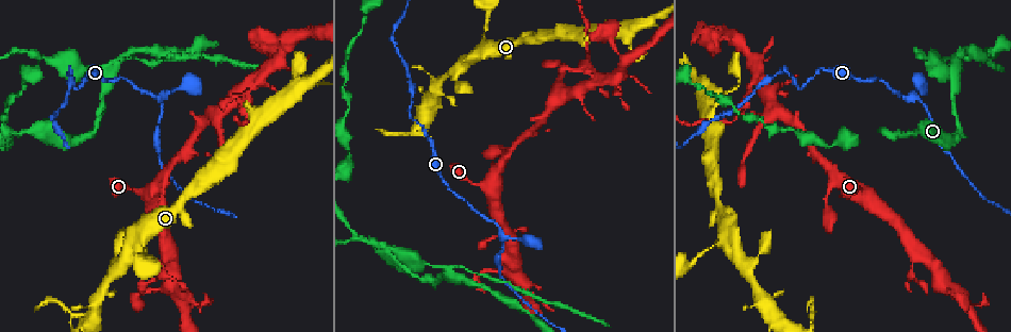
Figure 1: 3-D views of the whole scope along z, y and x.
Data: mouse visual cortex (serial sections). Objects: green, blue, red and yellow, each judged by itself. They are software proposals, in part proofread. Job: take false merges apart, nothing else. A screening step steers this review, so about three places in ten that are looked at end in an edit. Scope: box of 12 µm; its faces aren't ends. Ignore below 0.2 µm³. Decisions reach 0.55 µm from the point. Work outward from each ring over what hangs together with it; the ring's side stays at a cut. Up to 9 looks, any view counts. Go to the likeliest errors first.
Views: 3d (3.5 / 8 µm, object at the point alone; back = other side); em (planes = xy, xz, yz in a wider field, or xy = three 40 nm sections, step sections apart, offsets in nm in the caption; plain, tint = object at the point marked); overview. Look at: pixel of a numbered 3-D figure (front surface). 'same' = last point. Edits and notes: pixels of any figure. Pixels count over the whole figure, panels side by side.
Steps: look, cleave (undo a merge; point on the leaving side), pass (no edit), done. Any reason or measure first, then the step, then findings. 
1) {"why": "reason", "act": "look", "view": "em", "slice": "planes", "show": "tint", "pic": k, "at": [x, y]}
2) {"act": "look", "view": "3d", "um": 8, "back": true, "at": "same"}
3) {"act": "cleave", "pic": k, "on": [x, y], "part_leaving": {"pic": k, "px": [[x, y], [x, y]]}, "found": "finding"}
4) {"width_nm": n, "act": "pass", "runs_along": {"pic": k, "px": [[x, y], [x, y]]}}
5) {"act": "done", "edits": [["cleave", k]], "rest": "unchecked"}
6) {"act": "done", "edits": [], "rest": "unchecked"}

{"why": "small branch off a trunk", "act": "look", "view": "3d", "um": 3.5, "pic": 1, "at": [257, 84]}

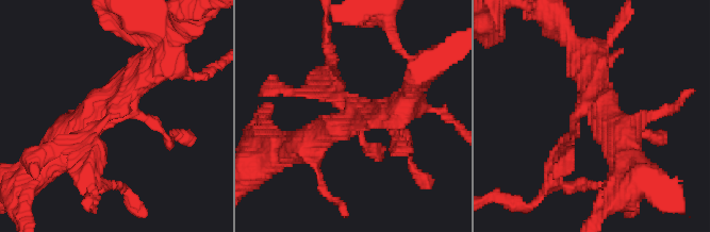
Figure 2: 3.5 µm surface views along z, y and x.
{"why": "now the EM", "act": "look", "view": "em", "slice": "planes", "show": "tint", "pic": 2, "at": [597, 104]}

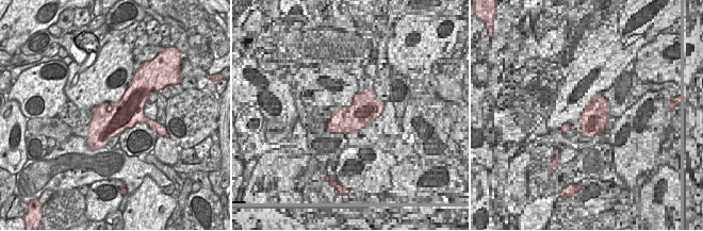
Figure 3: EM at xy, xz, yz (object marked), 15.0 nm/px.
{"why": "another direction", "act": "look", "view": "em", "slice": "xy", "step": 3, "show": "tint", "at": "same"}

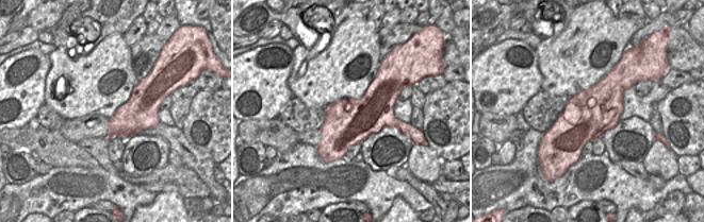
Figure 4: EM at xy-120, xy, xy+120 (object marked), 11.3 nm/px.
{"act": "cleave", "pic": 2, "on": [312, 94], "part_leaving": {"pic": 2, "px": [[341, 95], [324, 76], [327, 51]]}, "found": "a second cell is stuck on"}

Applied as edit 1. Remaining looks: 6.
{"why": "three arms meet", "act": "look", "view": "3d", "um": 8, "pic": 1, "at": [111, 74]}

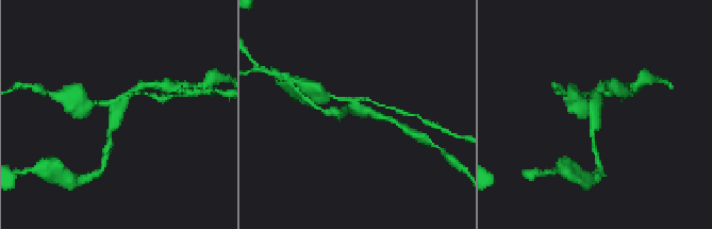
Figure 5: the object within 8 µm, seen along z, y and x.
{"why": "shape alone is not enough", "act": "look", "view": "em", "slice": "xy", "step": 3, "show": "tint", "pic": 5, "at": [593, 110]}

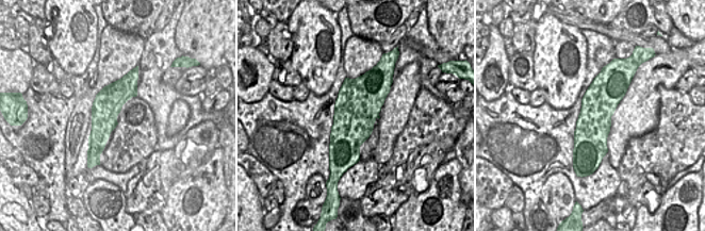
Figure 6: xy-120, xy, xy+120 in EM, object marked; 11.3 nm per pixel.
{"act": "cleave", "pic": 5, "on": [90, 103], "part_leaving": {"pic": 5, "px": [[109, 103], [83, 104], [69, 96]]}, "found": "a second cell is stuck on"}

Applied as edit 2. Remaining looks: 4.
{"act": "look", "view": "overview"}

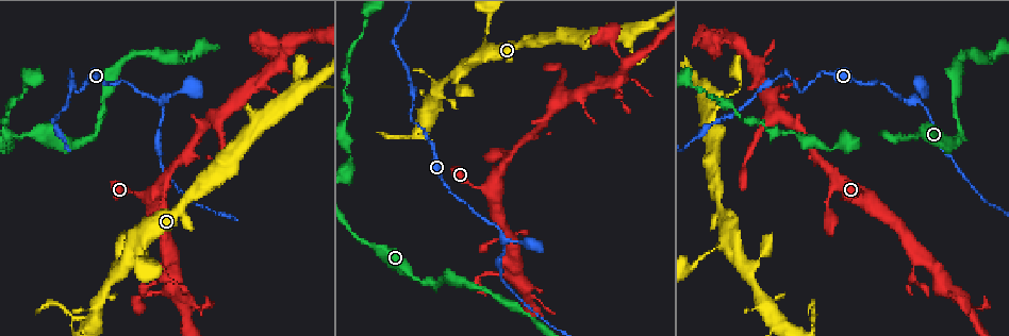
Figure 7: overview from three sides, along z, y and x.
{"act": "look", "view": "3d", "um": 3.5, "pic": 7, "at": [163, 111]}

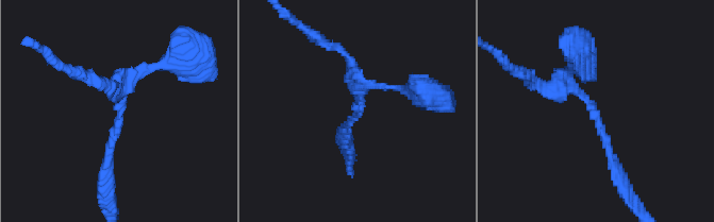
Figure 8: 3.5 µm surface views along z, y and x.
{"arm_widths_nm": [150, 200], "why": "need the tissue", "act": "look", "view": "em", "slice": "xy", "step": 5, "show": "tint", "pic": 8, "at": [594, 117]}

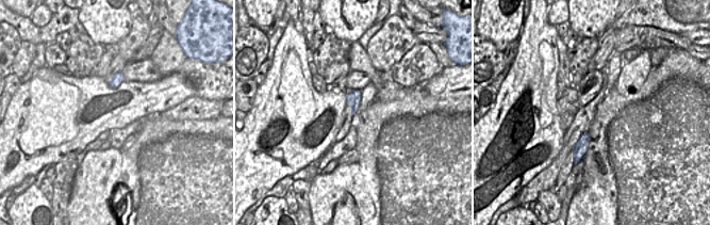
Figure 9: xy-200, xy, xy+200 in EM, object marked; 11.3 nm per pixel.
{"why": "another direction", "act": "look", "view": "em", "slice": "xy", "step": 2, "show": "tint", "at": "same"}

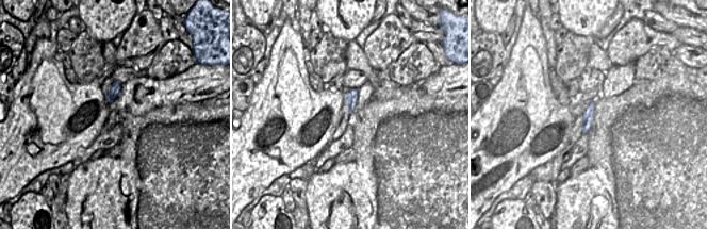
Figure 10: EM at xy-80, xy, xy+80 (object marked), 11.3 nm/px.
{"width_nm": 150, "act": "pass", "runs_along": {"pic": 8, "px": [[544, 88], [585, 98], [620, 180]]}, "found": "continuous, no second cell"}

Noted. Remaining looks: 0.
{"act": "done", "edits": [["cleave", 2], ["cleave", 5]], "rest": "unchecked"}

